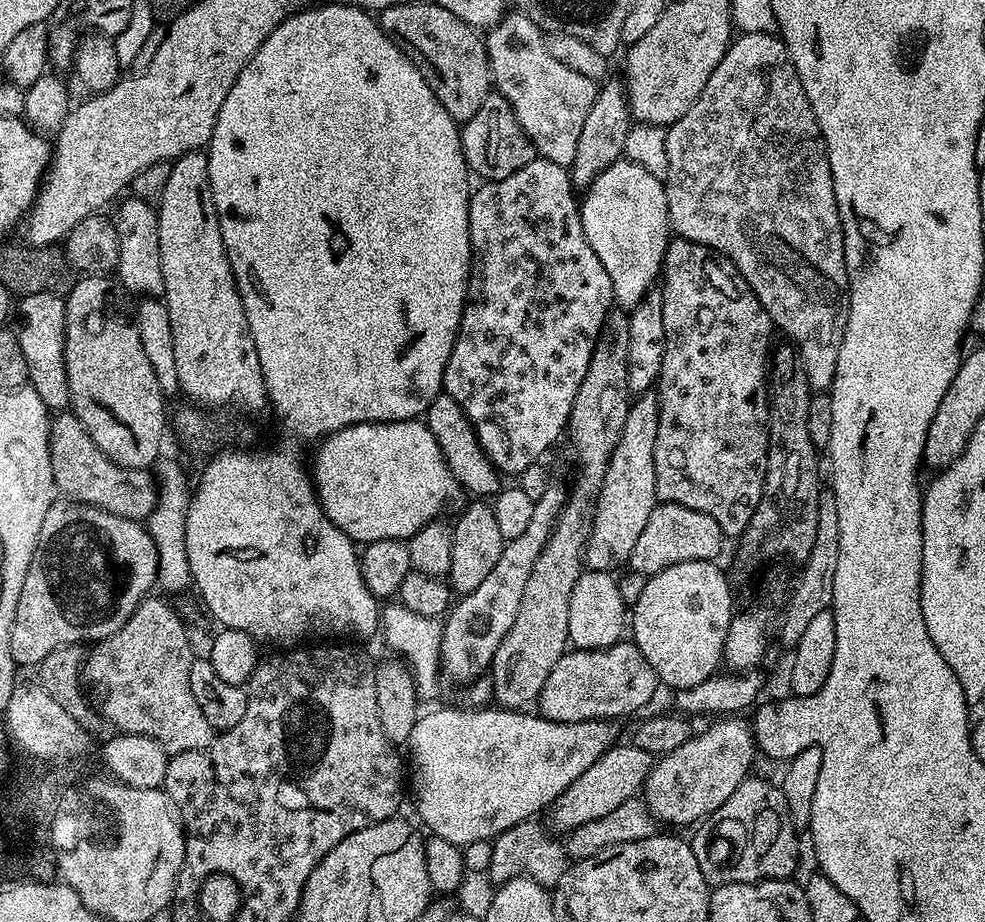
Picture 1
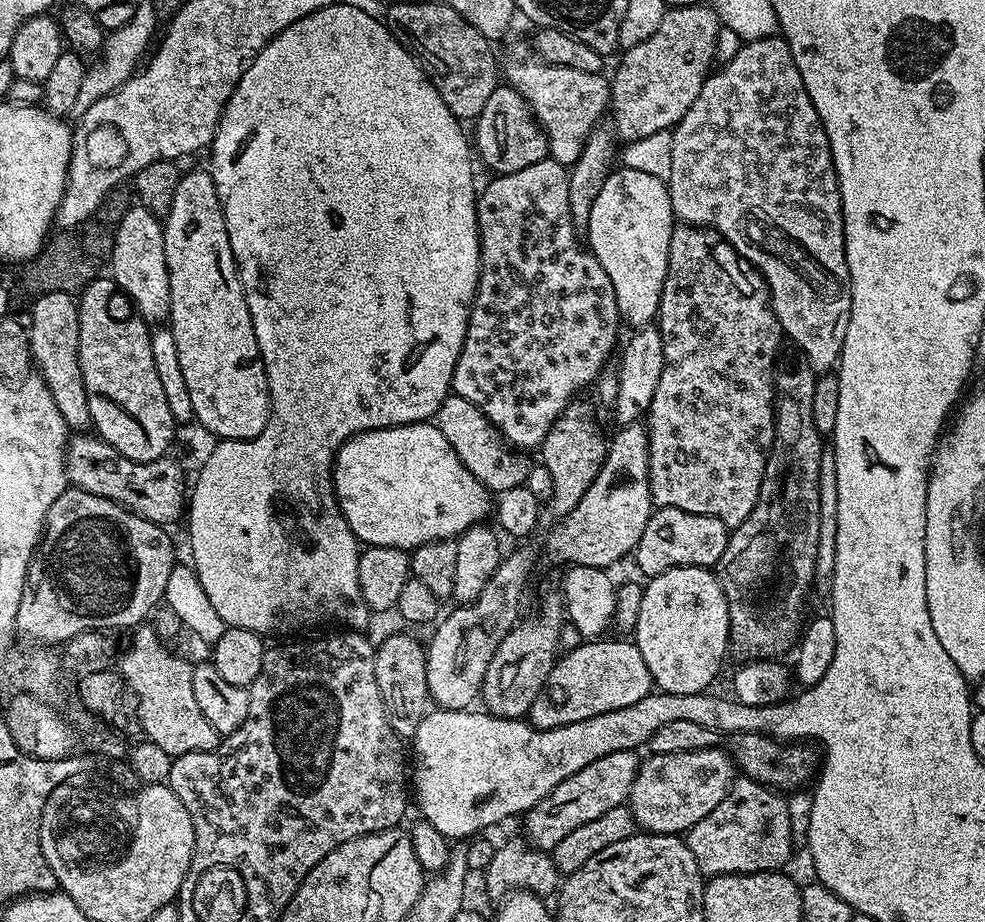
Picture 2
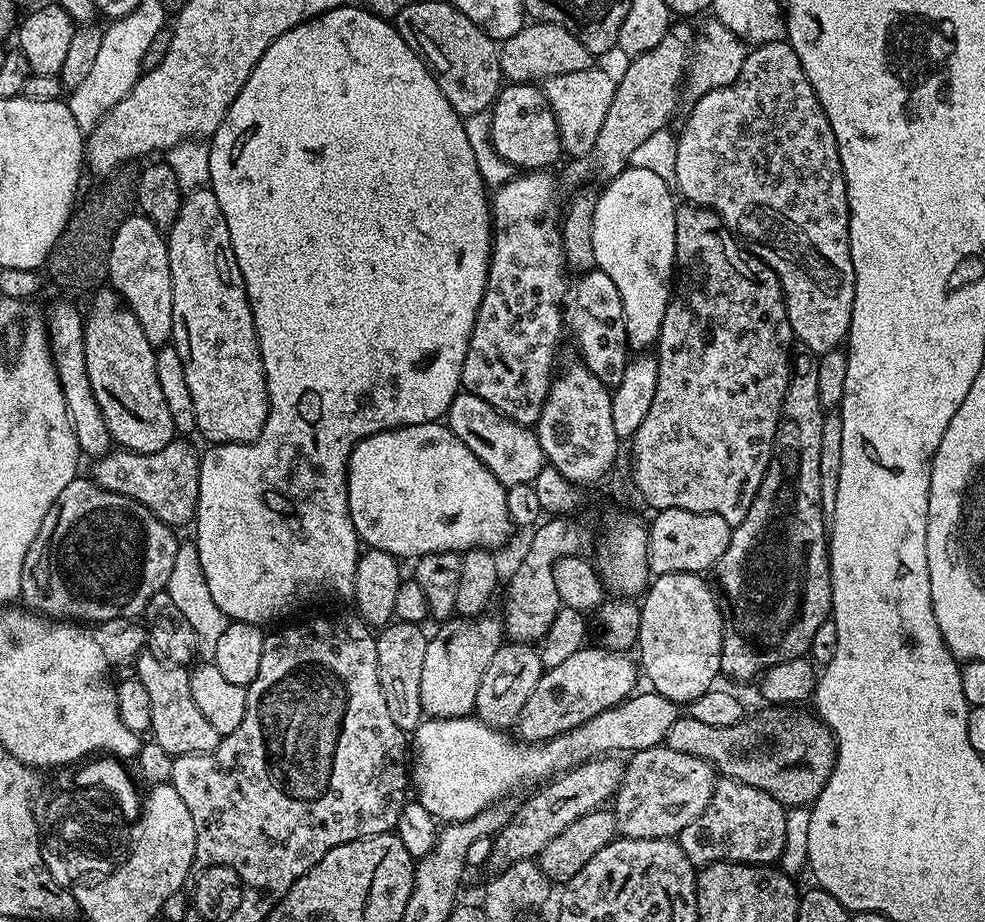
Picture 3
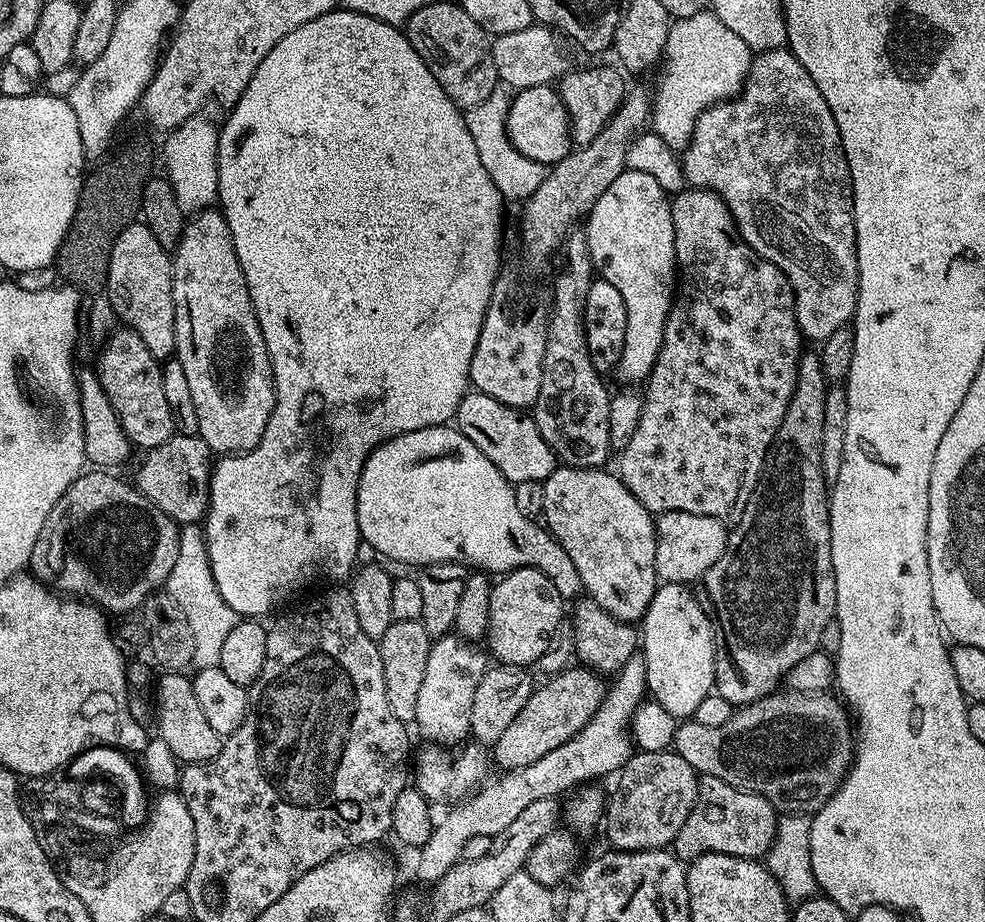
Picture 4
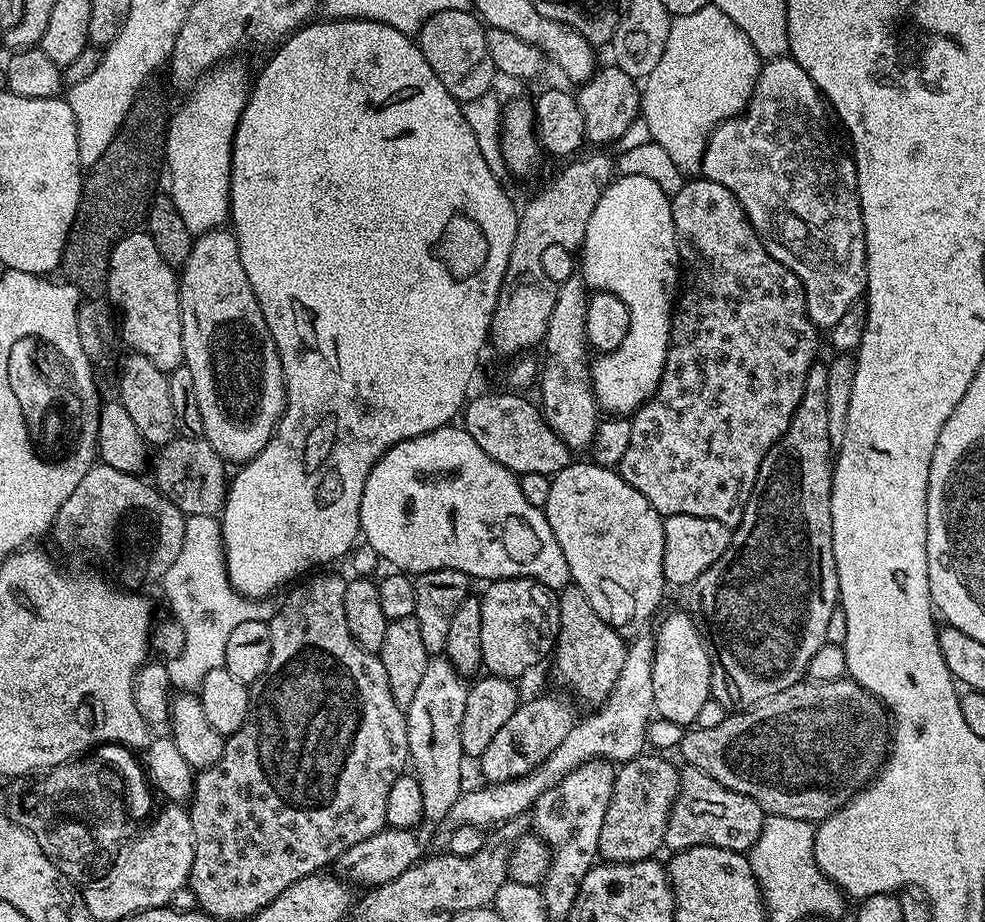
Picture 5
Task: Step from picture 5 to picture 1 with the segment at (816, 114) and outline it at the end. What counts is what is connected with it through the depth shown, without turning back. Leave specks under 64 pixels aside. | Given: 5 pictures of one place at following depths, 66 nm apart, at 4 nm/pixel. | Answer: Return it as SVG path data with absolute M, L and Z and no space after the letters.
M746 32L737 35L728 45L726 54L722 62L718 62L714 74L710 74L710 82L706 82L706 90L702 90L698 102L694 102L694 106L690 106L690 110L686 110L686 114L682 114L678 122L671 124L667 134L668 175L664 177L663 182L671 231L679 239L698 242L720 253L721 256L727 256L732 261L732 265L740 271L745 282L752 287L758 302L762 302L773 325L779 331L781 328L788 335L785 337L796 345L802 358L802 366L806 366L806 378L813 393L820 394L831 389L838 370L838 350L844 341L844 331L848 321L848 271L844 257L844 231L834 194L828 147L824 145L824 136L820 132L814 110L810 106L810 98L806 98L806 90L802 90L802 82L788 53L788 47L784 45L779 35L770 32Z

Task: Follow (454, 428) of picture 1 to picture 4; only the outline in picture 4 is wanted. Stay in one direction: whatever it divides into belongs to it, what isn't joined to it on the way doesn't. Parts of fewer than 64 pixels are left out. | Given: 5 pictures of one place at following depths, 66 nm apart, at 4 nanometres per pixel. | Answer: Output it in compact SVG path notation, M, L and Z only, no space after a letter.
M469 390L464 393L462 402L458 402L454 426L466 434L466 438L470 438L470 442L474 442L474 446L478 446L513 485L543 482L558 466L554 450L546 446L546 438L538 434L538 426L527 411L506 406L481 392Z

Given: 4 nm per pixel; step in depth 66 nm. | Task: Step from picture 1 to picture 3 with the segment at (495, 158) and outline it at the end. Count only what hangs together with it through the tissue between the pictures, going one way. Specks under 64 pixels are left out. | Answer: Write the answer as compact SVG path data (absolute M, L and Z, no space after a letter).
M508 82L501 87L496 100L490 109L492 121L488 124L488 136L492 139L492 148L508 164L513 164L516 170L548 170L559 156L562 156L558 122L554 118L554 110L550 110L550 102L544 96L544 91L535 83L518 84Z

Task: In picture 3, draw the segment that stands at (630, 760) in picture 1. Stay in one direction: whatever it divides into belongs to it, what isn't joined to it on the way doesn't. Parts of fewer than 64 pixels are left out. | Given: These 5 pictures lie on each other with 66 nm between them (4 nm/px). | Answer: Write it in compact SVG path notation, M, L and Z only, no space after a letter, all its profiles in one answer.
M612 754L594 760L585 760L576 767L568 768L567 771L547 781L543 786L537 787L532 792L534 793L533 796L517 812L515 809L511 813L507 826L493 839L492 853L488 859L488 864L491 867L494 866L493 869L499 870L509 868L510 865L519 860L531 860L539 857L540 852L546 850L546 846L550 846L550 842L554 842L554 838L558 838L558 834L562 834L562 830L566 830L574 822L578 822L578 818L582 818L591 812L597 812L615 797L624 777L624 765L625 761L623 759Z

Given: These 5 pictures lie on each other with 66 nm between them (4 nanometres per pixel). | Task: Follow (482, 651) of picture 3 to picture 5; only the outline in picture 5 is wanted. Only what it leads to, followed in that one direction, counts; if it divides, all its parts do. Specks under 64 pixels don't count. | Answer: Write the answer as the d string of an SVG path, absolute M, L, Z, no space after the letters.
M447 658L429 659L414 700L406 708L408 717L408 758L416 781L422 786L422 806L427 823L443 825L450 806L458 802L460 779L466 763L462 750L462 714L466 711L469 685Z

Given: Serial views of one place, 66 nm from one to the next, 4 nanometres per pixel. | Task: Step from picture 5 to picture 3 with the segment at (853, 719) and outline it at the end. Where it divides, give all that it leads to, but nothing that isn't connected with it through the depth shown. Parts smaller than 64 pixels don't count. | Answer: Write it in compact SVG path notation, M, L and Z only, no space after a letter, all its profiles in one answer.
M764 706L761 712L745 715L734 726L706 726L698 718L677 715L664 744L681 754L694 754L712 765L721 777L737 784L766 790L788 808L811 805L824 789L836 764L836 739L819 716L796 712L792 706Z

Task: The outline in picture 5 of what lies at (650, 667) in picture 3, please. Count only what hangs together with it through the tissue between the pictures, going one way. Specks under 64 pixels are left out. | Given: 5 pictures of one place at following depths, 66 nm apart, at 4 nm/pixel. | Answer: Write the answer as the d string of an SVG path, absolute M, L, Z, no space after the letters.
M684 612L670 613L654 635L655 715L677 726L695 725L698 714L702 714L702 706L706 706L712 694L712 657L706 647L705 637L702 632L700 637L695 622Z

